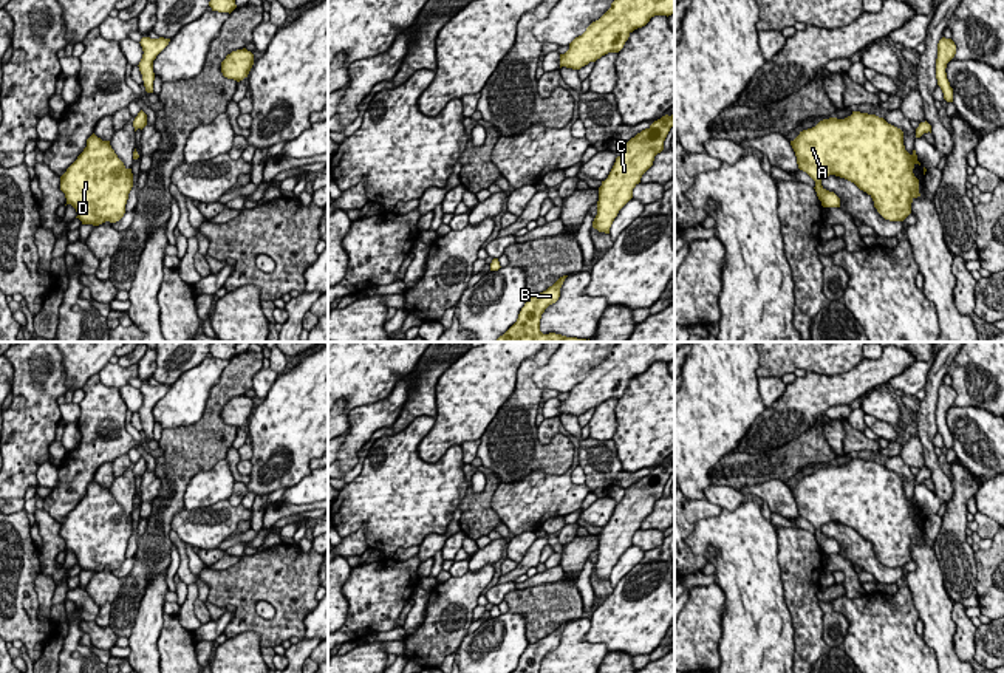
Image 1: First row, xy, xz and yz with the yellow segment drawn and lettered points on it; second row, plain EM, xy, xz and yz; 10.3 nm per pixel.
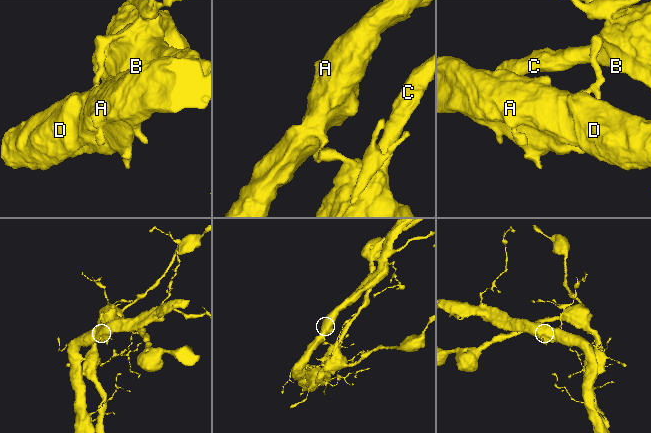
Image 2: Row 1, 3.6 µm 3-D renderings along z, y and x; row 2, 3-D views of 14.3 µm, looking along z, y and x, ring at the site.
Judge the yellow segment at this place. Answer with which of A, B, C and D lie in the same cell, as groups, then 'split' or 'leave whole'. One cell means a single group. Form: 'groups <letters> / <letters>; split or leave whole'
groups A D / B C; split

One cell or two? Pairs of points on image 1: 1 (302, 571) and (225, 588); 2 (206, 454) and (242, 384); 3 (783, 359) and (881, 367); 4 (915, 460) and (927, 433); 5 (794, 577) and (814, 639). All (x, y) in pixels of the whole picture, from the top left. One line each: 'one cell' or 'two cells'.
1: one cell
2: one cell
3: two cells
4: two cells
5: one cell

